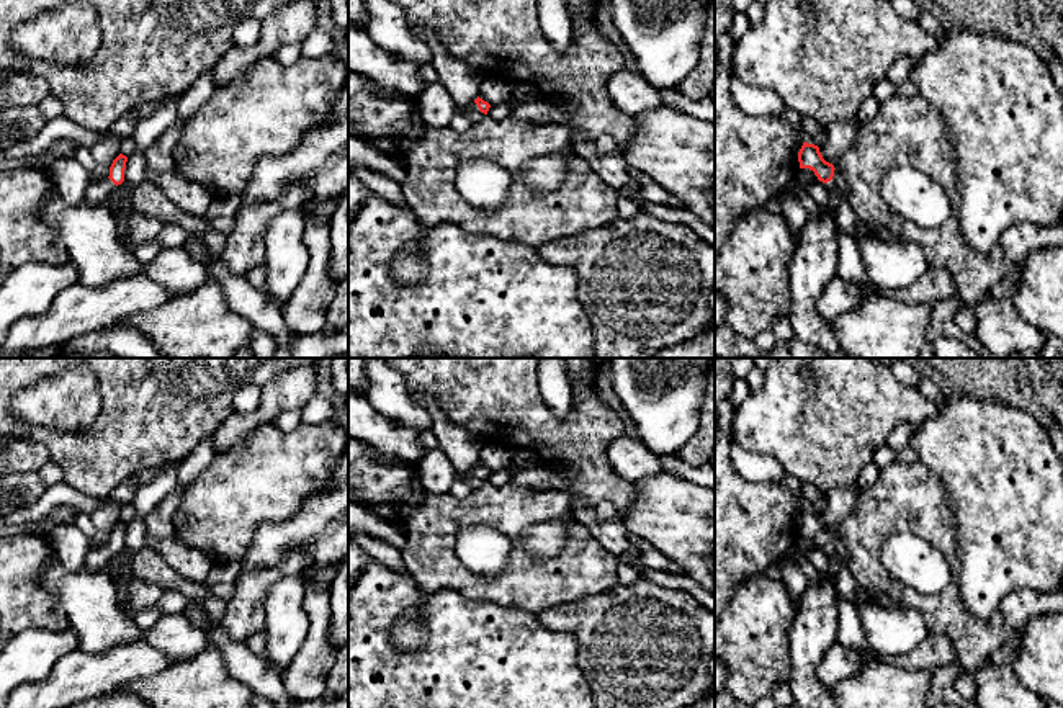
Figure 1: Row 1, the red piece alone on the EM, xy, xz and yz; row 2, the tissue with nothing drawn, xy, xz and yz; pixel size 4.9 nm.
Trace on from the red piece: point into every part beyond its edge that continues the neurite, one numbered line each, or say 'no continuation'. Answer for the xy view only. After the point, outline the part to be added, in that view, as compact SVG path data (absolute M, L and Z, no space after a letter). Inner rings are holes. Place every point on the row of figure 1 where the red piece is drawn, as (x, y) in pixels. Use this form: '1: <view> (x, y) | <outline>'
1: xy (100, 190) | M110 178L92 181L87 190L85 199L90 204L101 204L113 196L114 188L116 185Z

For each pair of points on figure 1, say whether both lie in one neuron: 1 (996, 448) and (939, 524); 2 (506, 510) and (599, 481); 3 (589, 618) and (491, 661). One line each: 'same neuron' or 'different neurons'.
1: different neurons
2: different neurons
3: different neurons

